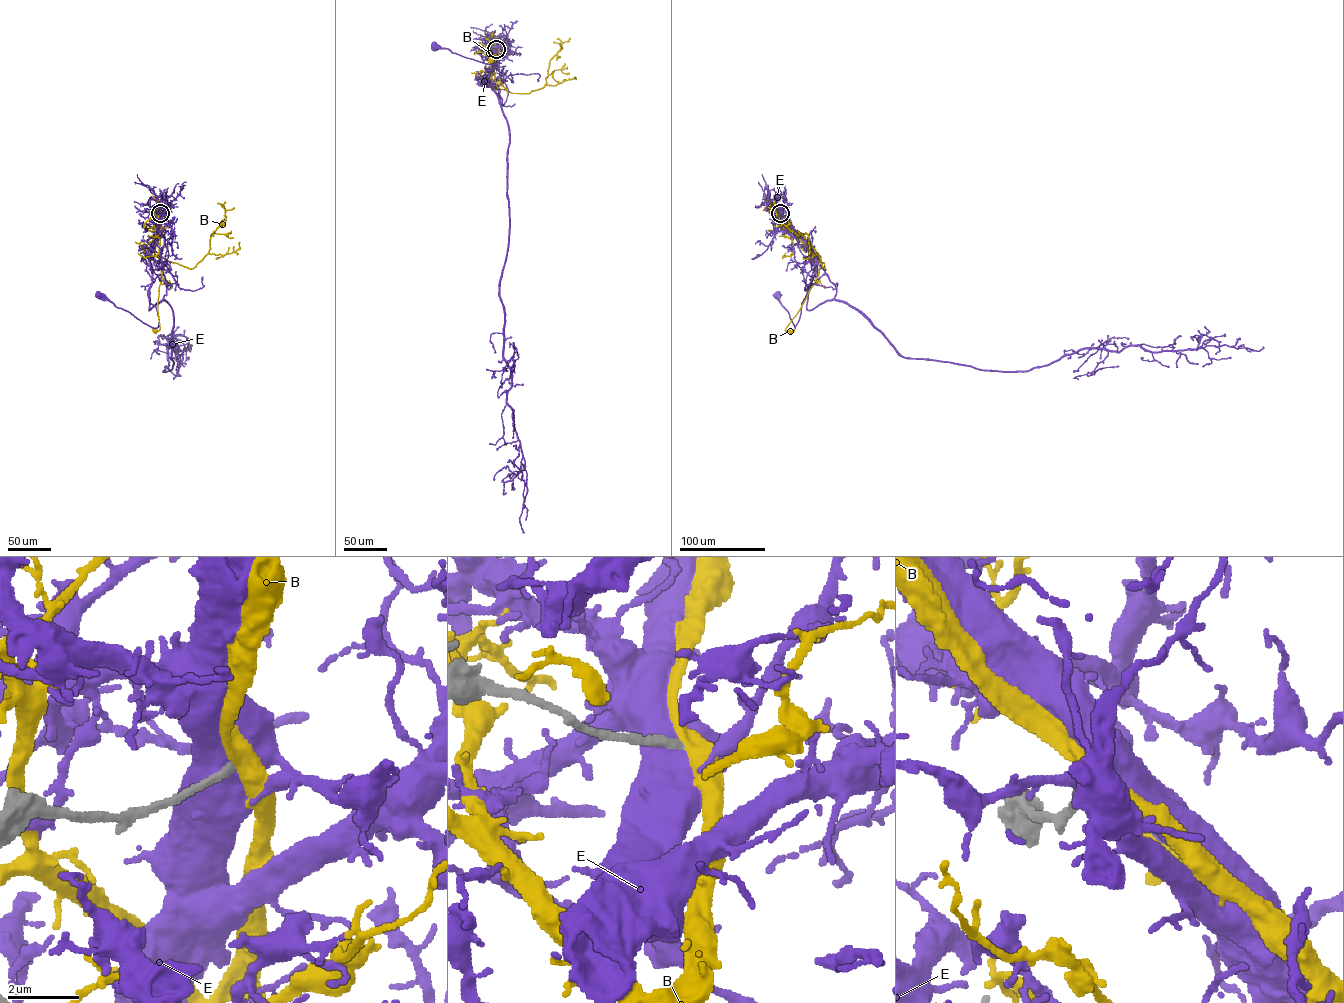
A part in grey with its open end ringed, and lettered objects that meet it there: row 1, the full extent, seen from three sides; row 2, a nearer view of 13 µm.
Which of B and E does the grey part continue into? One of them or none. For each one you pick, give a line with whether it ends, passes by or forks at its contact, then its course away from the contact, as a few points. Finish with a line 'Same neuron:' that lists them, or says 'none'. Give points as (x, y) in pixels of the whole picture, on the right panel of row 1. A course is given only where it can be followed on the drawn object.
Same neuron: none

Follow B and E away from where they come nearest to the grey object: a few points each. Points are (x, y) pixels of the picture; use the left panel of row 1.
B: (160, 213), (160, 236), (155, 242), (154, 255), (163, 264), (163, 271), (158, 301), (160, 328), (154, 332)
E: (159, 213), (148, 291), (156, 309), (158, 326), (149, 326), (98, 294)

